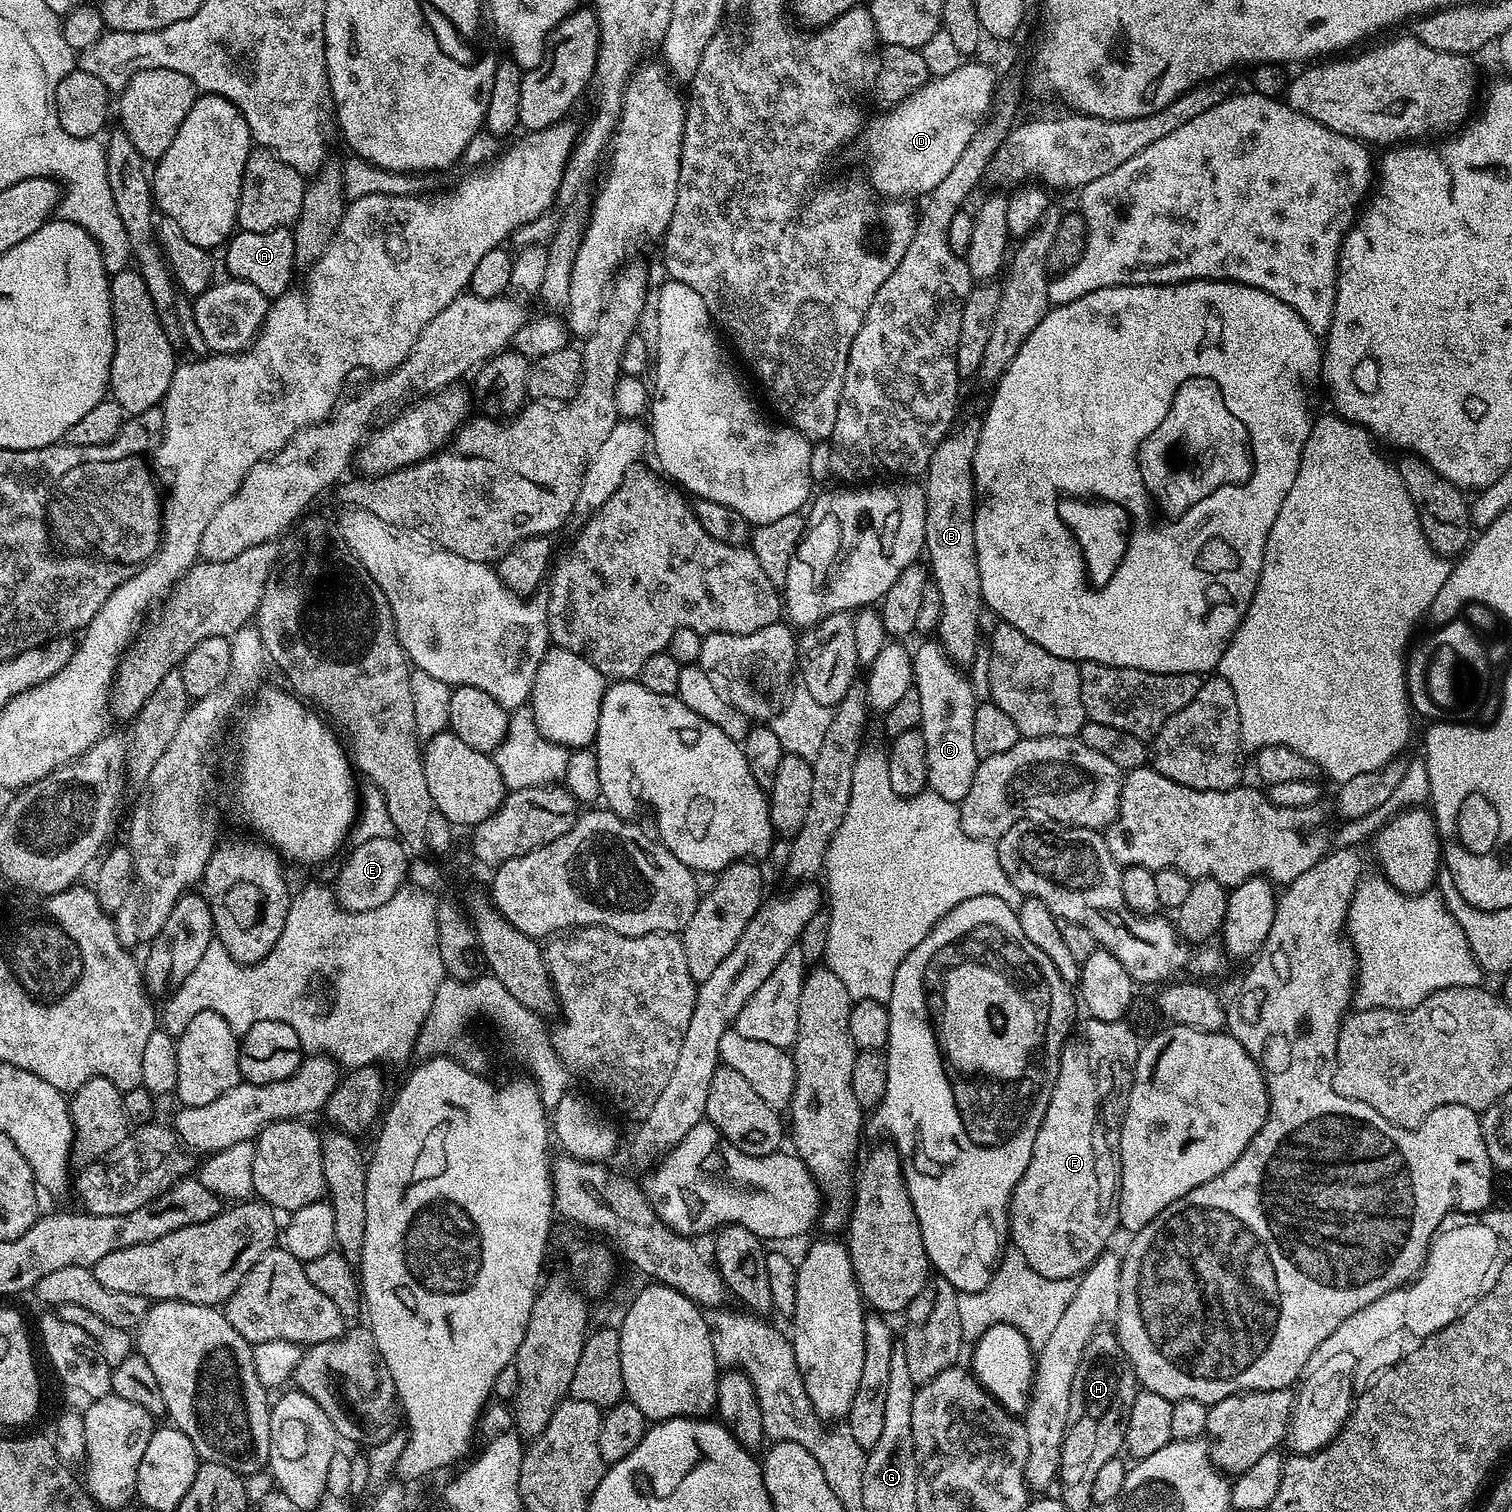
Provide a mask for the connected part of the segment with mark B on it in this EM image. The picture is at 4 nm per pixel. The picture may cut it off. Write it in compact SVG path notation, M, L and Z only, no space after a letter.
M968 420L957 423L952 431L933 452L930 458L926 478L928 484L923 485L924 505L926 506L926 526L924 527L924 552L927 567L930 569L931 583L936 585L941 595L941 618L938 627L938 642L944 653L957 666L972 664L976 660L976 643L980 636L980 608L982 612L982 586L976 561L976 543L974 542L974 518L976 517L976 500L974 499L974 477L972 463L980 437L980 424Z

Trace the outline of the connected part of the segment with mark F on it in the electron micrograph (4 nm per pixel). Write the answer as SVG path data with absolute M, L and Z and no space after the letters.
M1084 1018L1084 1021L1077 1023L1071 1029L1070 1035L1064 1041L1063 1048L1060 1049L1060 1065L1058 1066L1058 1076L1054 1082L1054 1090L1050 1094L1050 1102L1046 1106L1046 1114L1042 1118L1042 1126L1038 1130L1038 1136L1034 1138L1034 1148L1030 1154L1029 1165L1026 1172L1018 1182L1018 1186L1012 1192L1012 1201L1008 1204L1008 1235L1010 1244L1015 1251L1026 1258L1026 1262L1042 1278L1054 1278L1055 1280L1071 1280L1083 1274L1089 1266L1109 1247L1108 1239L1115 1232L1118 1232L1120 1215L1116 1209L1118 1203L1118 1132L1121 1113L1125 1104L1128 1103L1128 1091L1132 1089L1132 1071L1136 1069L1136 1059L1140 1053L1142 1043L1141 1037L1136 1037L1134 1029L1124 1020L1114 1022L1102 1022Z

